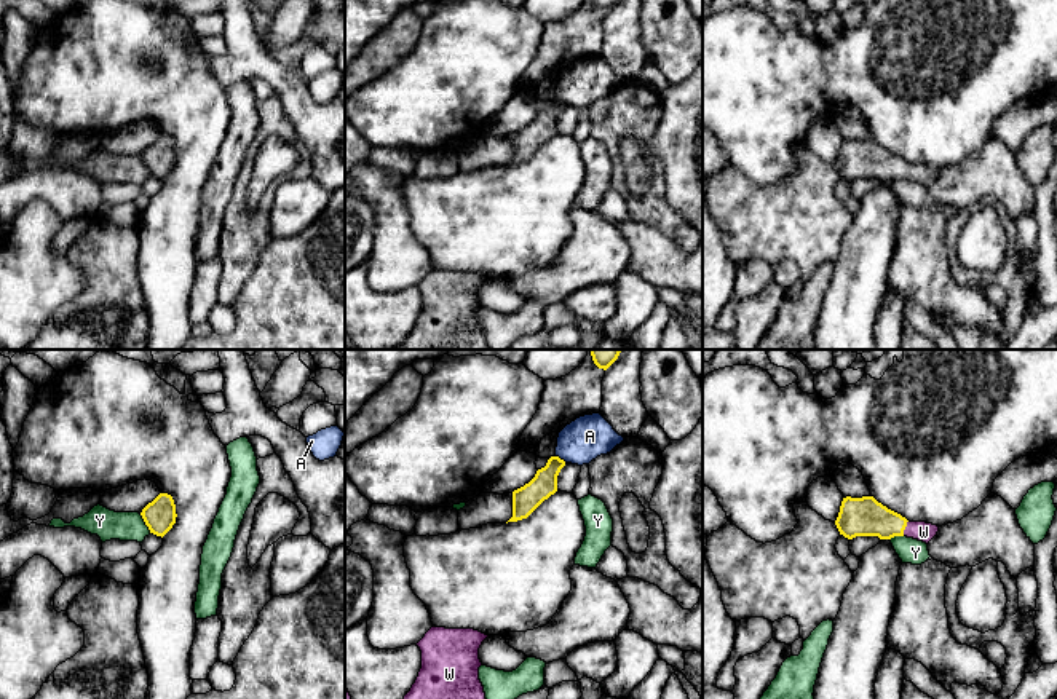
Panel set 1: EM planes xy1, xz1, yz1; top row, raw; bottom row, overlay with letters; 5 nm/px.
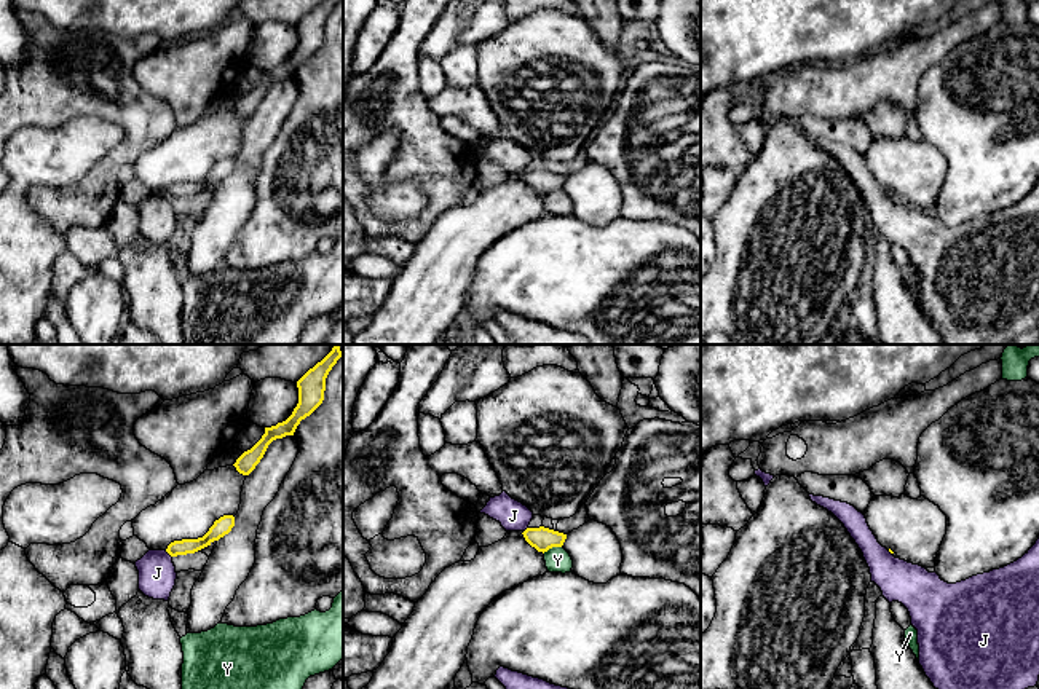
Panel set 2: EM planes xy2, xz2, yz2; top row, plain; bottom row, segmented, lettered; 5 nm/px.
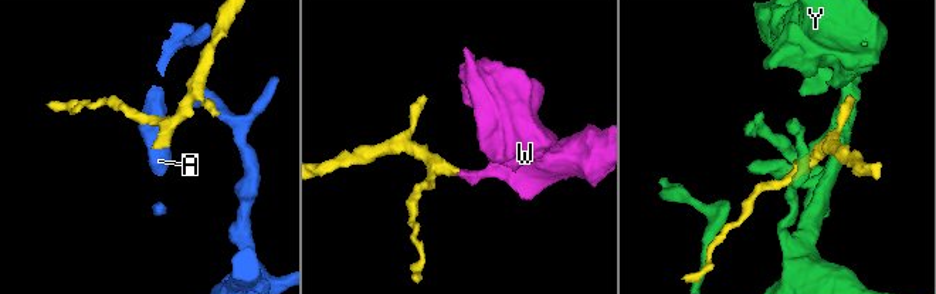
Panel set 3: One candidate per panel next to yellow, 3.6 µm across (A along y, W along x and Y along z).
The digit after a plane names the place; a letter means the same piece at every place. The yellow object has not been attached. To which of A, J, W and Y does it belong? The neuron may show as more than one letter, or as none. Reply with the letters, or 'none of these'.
W

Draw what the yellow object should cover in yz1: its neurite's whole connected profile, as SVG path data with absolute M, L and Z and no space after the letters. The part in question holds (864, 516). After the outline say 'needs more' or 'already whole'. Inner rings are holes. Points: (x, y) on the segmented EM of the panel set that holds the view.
M873 496L843 498L835 525L840 535L848 539L856 536L878 536L880 539L907 536L929 544L939 531L939 527L932 523L909 522Z | needs more

